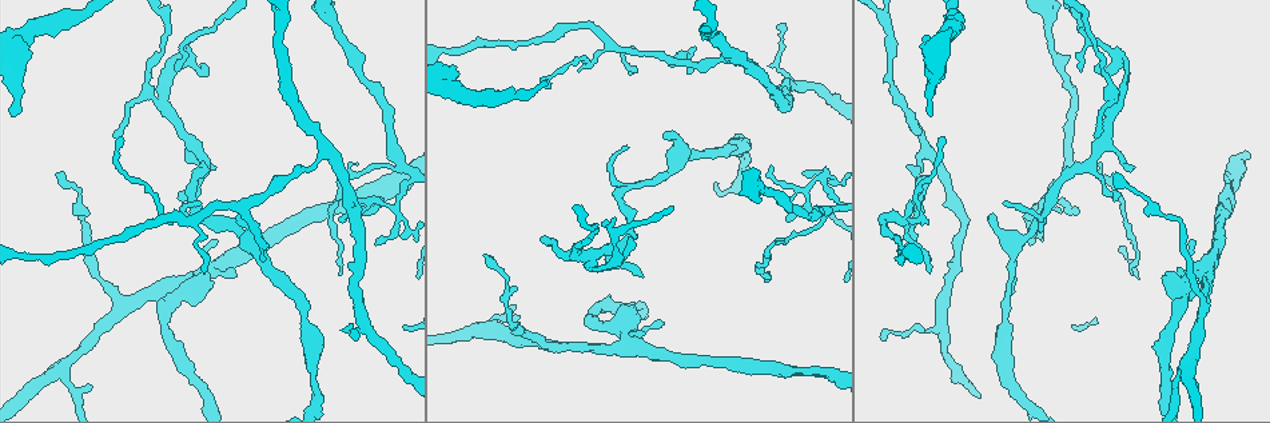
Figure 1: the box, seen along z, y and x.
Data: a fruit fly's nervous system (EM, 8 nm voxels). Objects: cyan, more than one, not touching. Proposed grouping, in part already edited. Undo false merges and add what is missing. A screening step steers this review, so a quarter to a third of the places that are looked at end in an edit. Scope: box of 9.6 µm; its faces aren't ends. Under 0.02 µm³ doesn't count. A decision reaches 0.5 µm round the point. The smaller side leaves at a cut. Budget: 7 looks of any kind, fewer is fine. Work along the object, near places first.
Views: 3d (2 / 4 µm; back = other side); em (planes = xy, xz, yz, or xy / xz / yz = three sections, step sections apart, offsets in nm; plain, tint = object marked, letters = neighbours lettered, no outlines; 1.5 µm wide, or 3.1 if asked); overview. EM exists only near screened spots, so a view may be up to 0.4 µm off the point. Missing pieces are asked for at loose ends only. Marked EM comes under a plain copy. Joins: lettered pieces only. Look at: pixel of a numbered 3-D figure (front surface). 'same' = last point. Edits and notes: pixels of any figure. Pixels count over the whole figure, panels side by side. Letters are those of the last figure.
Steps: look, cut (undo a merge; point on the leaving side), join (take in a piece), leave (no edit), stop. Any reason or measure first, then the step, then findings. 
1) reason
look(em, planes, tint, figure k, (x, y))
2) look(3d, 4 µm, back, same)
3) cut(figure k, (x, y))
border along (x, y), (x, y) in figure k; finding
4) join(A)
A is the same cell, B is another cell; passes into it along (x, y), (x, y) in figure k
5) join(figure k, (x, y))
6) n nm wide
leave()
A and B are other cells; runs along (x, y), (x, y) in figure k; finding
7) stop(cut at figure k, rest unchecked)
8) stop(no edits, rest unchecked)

thin end
look(3d, 2 µm, figure 1, (1131, 274))

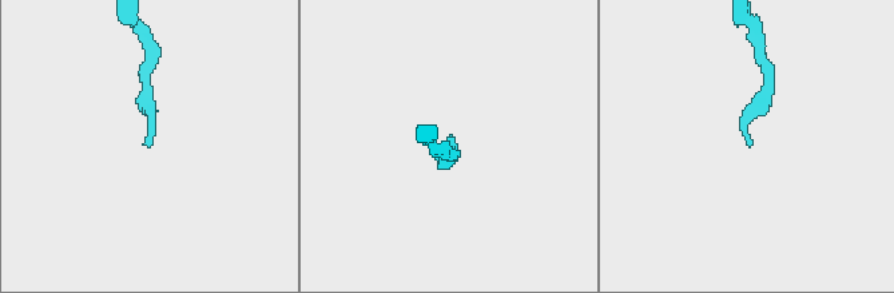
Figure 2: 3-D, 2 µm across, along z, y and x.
look(em, xz, step 4, letters, figure 2, (150, 146))

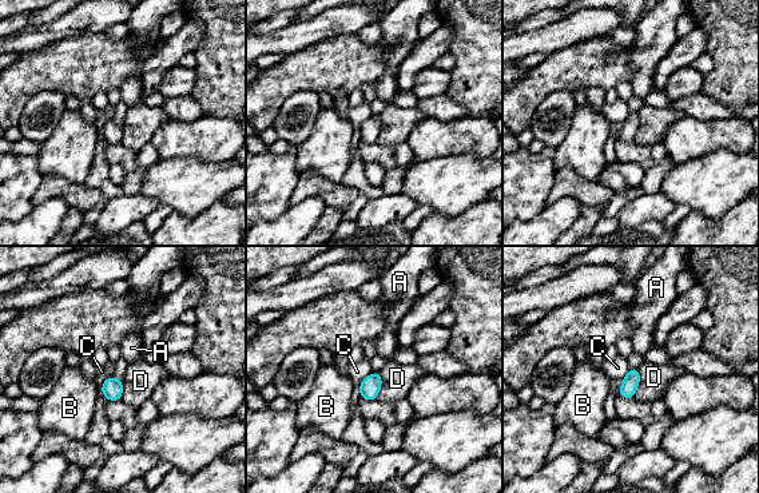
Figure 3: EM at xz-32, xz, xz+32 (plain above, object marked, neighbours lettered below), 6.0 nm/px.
leave()
A, B, C and D are other cells; border along (638, 369), (639, 385), (632, 397) in figure 3; no lettered piece goes on from it

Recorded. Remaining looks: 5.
thick turns thin
look(em, xz, step 8, tint, figure 1, (1196, 272))

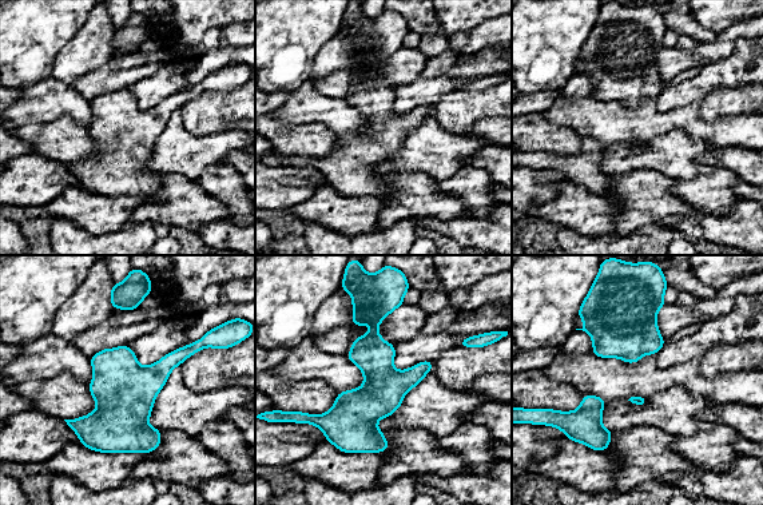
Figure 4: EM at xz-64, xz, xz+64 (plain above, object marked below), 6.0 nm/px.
another direction
look(em, planes, letters, same)

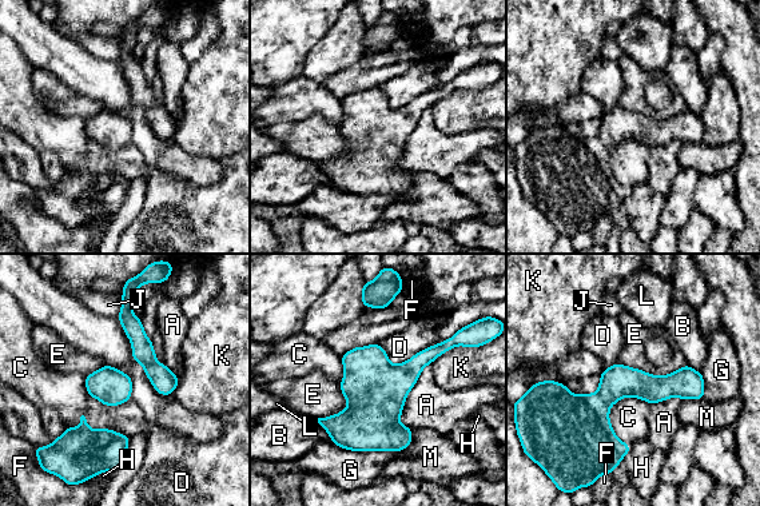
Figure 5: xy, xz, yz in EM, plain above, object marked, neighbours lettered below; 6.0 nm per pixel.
leave()
A, B, C, D, E, F, G, H, J, K, L and M are other cells; runs along (556, 386), (572, 402), (615, 387), (700, 394) in figure 5; one neuron here

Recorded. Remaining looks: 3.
thin end
look(em, planes, letters, figure 1, (605, 261))

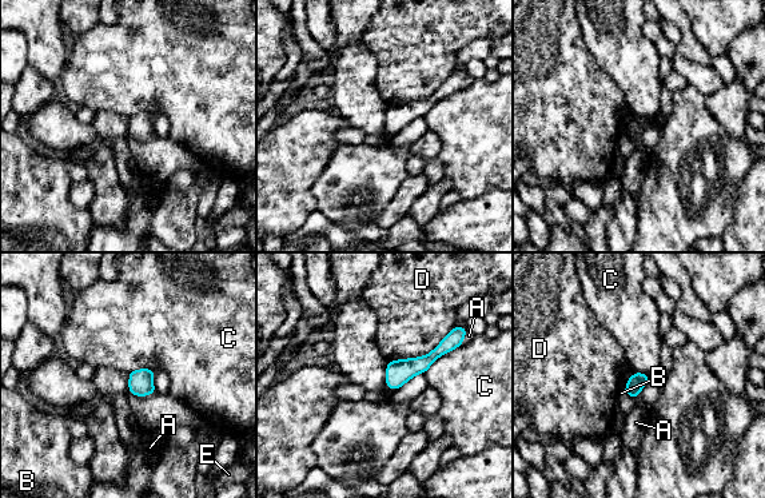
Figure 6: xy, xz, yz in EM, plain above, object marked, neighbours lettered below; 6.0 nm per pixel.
100 nm wide
leave()
A, B, C, D and E are other cells; runs along (453, 339), (389, 382) in figure 6; no lettered piece goes on from it

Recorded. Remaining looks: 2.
stop(no edits, rest unchecked)

